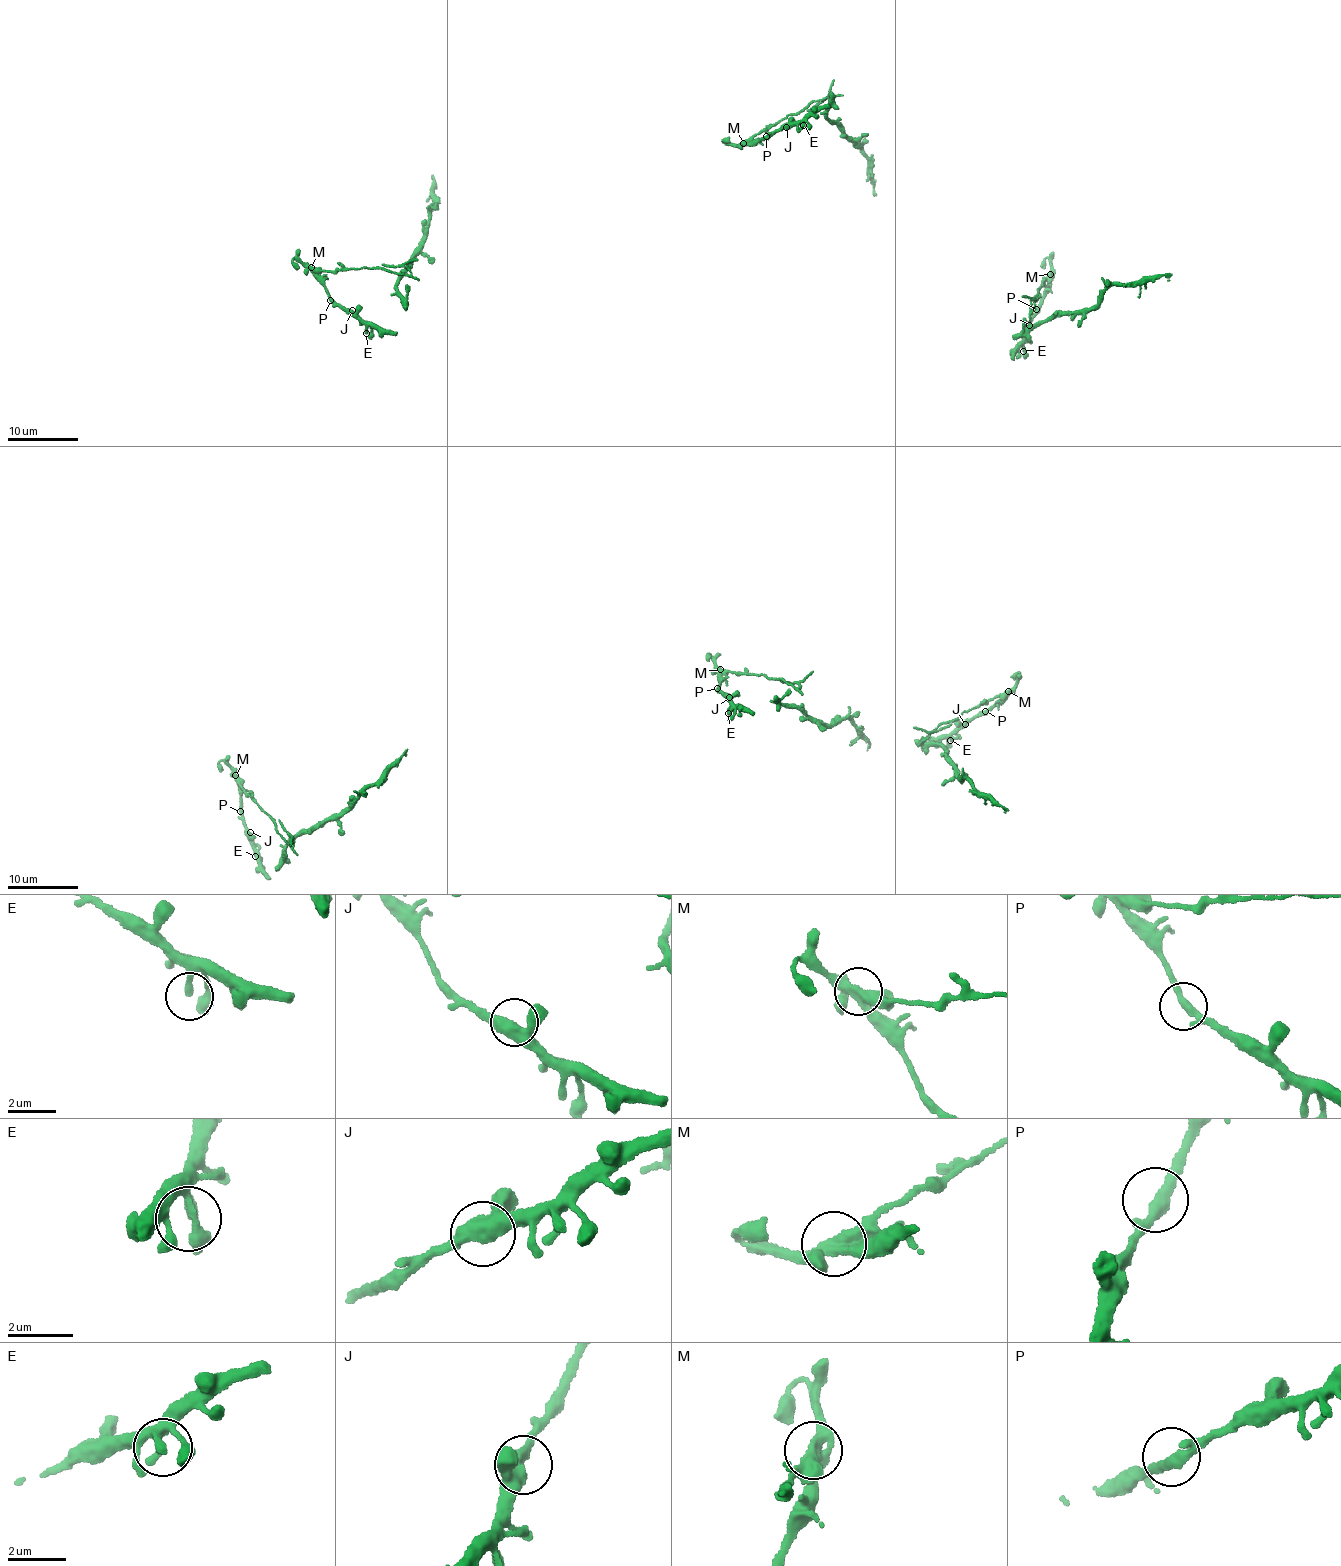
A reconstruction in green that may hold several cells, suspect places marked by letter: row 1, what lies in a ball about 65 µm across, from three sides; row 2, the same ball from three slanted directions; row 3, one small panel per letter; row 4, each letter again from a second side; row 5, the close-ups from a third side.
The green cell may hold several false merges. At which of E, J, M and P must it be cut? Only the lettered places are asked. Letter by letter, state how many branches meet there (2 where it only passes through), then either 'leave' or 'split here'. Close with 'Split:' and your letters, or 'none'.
E: 1 branches meet; leave
J: 3 branches meet; leave
M: 4 branches meet; split here
P: 3 branches meet; leave
Split: M

